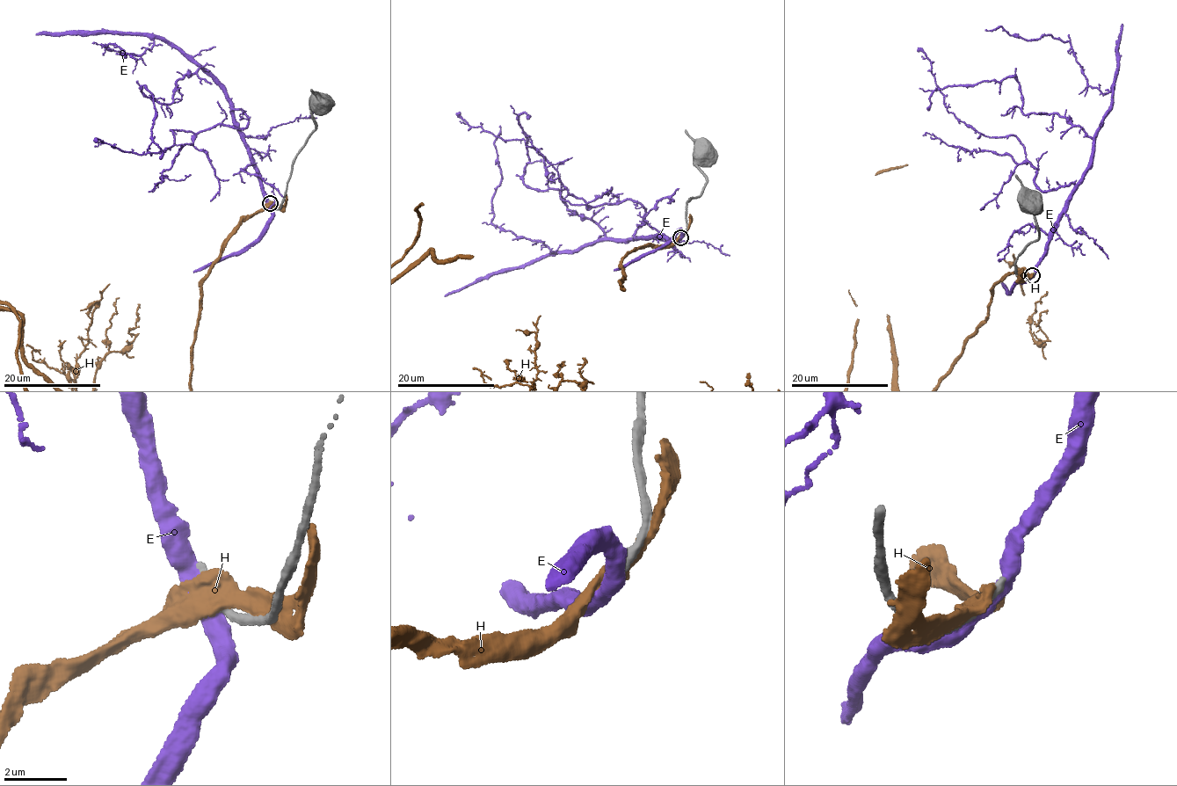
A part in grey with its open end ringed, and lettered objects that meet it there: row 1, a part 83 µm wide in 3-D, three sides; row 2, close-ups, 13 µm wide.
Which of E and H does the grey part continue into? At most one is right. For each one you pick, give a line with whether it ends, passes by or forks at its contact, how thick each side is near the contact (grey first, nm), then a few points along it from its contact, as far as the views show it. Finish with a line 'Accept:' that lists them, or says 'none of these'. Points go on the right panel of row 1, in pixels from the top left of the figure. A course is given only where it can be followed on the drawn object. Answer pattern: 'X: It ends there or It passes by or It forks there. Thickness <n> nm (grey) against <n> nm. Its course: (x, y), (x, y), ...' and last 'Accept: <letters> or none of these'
E: It passes by. Thickness 300 nm (grey) against 480 nm. Its course: (1032, 276), (1090, 159), (1112, 90), (1088, 84), (1070, 43), (984, 30)
Accept: E

